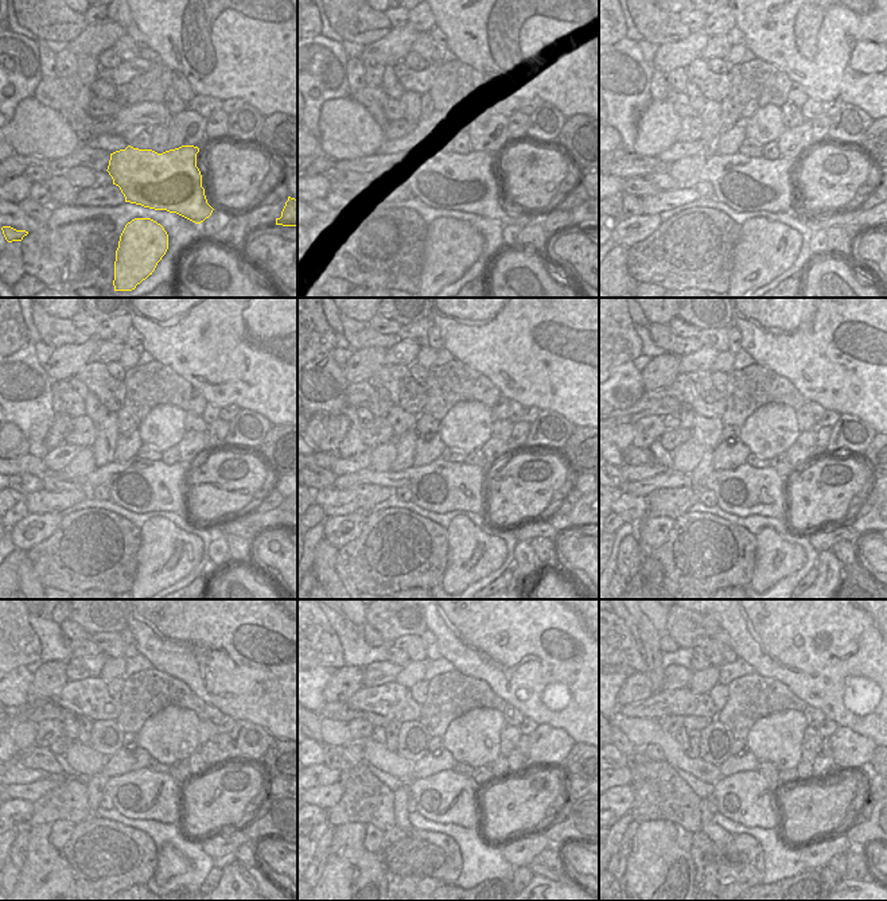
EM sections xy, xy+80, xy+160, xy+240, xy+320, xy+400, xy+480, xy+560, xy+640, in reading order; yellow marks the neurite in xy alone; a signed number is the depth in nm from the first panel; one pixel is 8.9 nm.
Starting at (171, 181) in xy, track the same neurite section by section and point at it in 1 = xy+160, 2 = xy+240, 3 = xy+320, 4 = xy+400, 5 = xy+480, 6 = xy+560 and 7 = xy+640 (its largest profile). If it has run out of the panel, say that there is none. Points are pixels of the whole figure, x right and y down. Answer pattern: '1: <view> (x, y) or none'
1: xy+160 (746, 183)
2: xy+240 (139, 485)
3: xy+320 (442, 486)
4: xy+400 (746, 490)
5: xy+480 (144, 793)
6: xy+560 (447, 797)
7: xy+640 (746, 797)

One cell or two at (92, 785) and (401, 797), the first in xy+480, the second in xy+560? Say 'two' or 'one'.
one

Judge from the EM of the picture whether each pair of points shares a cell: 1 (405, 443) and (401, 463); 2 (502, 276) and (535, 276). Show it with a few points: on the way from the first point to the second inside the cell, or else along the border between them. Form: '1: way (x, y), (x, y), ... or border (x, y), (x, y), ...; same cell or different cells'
1: way (405, 449), (404, 458); same cell
2: way (510, 276), (526, 276); same cell

